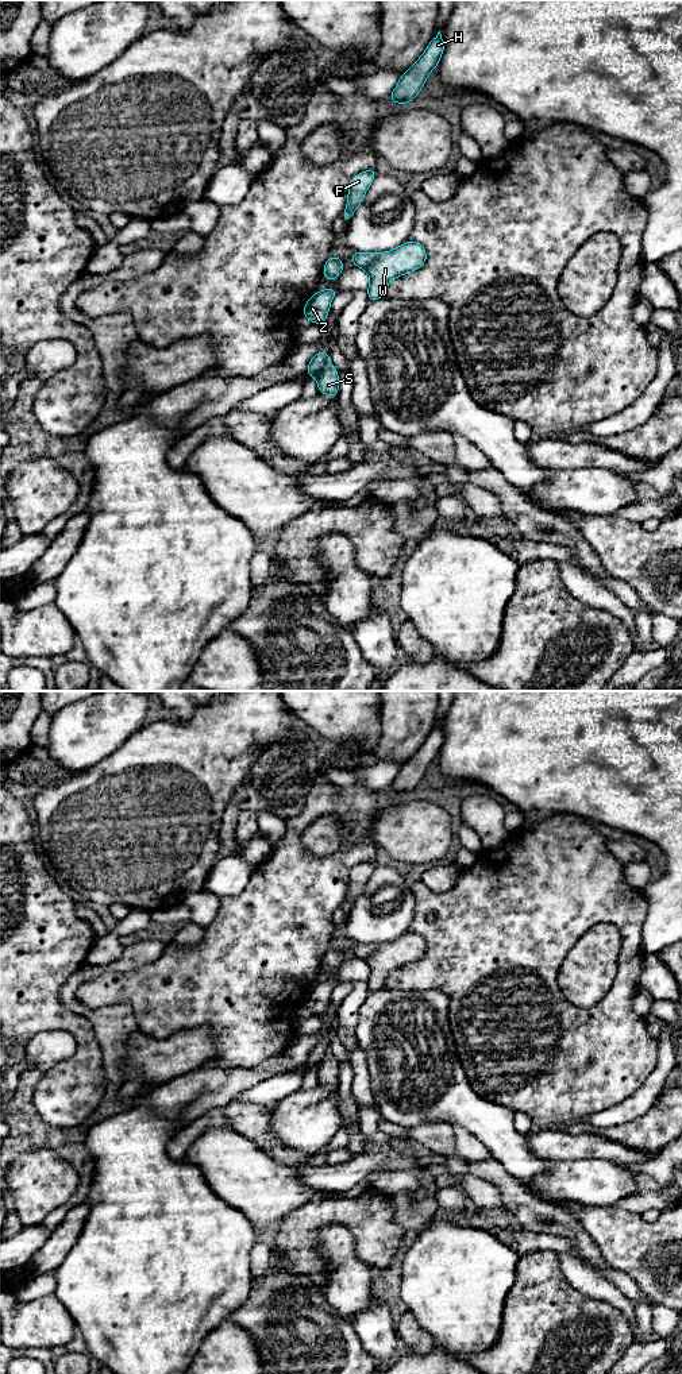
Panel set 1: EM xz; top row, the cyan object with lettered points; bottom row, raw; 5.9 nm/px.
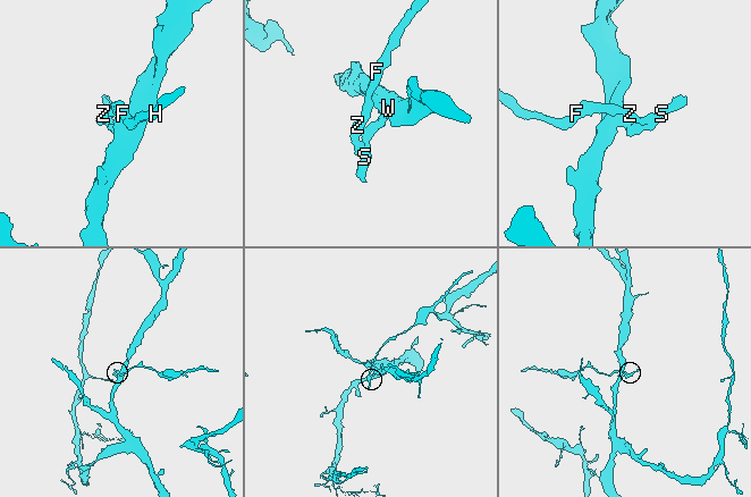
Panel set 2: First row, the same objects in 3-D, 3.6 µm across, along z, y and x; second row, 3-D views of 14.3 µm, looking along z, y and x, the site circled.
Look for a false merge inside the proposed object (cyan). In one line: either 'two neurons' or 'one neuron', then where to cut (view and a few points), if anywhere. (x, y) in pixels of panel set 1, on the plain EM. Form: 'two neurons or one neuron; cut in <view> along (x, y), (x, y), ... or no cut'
two neurons; cut in xz along (328, 1054), (316, 1065)

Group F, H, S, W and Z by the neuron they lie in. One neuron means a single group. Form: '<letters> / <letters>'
F H Z / S W

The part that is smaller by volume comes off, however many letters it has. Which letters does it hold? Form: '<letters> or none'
F, H, Z

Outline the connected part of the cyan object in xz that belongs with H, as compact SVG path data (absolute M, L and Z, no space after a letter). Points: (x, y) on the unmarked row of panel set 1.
M439 722L413 757L401 765L388 792L404 796L409 795L419 786L429 764L438 759L443 742L444 733Z

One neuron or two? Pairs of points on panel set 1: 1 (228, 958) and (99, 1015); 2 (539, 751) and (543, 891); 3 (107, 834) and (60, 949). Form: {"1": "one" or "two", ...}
{"1": "two", "2": "two", "3": "two"}

